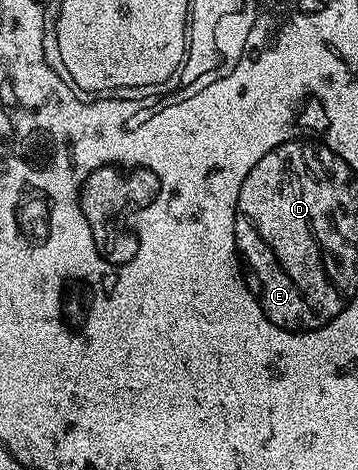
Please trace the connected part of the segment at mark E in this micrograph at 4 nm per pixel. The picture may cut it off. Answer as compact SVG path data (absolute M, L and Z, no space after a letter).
M238 189L238 202L232 207L232 259L236 259L236 275L240 275L240 283L244 283L244 291L252 295L252 303L260 307L260 315L264 315L264 323L268 327L276 327L276 331L284 331L284 335L316 335L316 331L324 331L328 327L328 319L312 307L312 299L304 295L304 287L292 279L292 271L282 266L282 261L274 257L274 249L266 245L266 237L246 217L246 189Z

